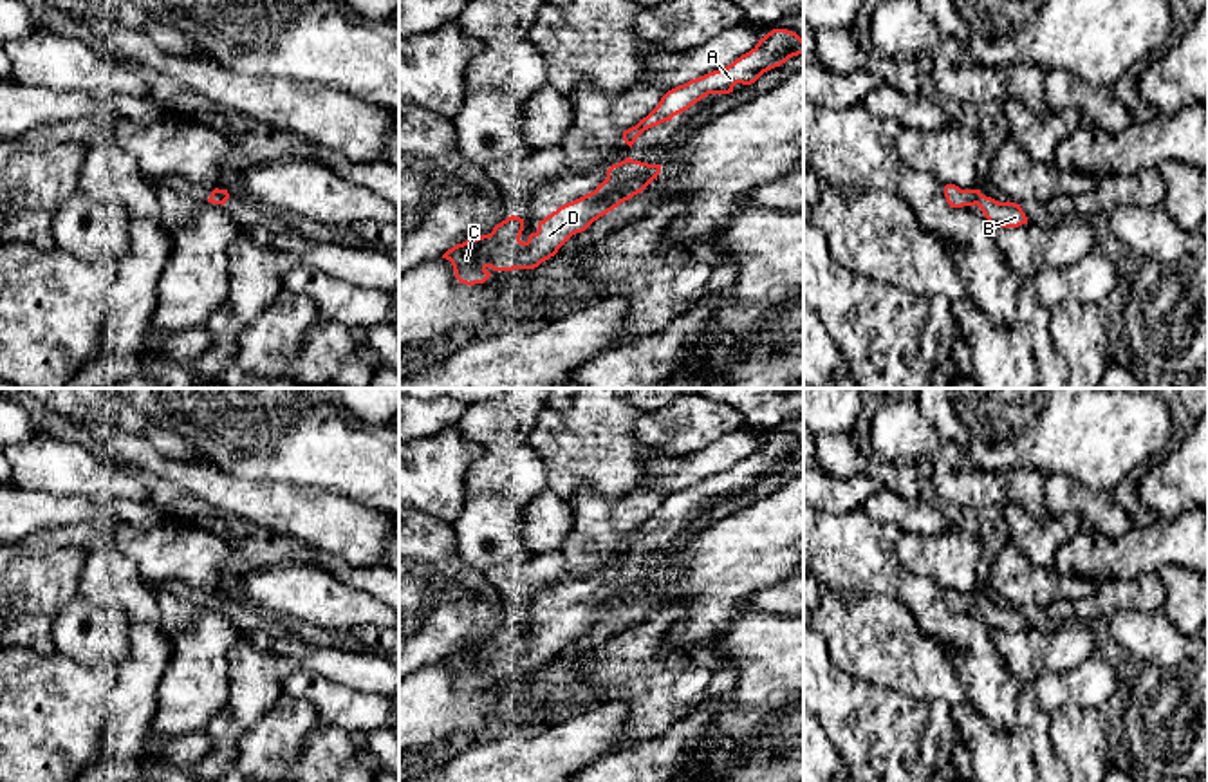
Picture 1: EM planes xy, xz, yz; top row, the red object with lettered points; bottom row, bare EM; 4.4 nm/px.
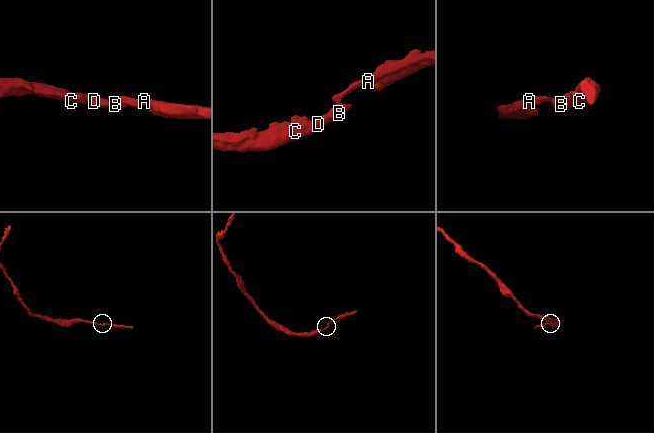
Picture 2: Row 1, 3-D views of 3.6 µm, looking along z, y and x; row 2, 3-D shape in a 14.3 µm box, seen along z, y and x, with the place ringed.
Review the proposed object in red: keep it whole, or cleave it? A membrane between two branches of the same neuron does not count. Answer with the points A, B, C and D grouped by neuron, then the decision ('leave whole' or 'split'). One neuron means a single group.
A B C D | leave whole

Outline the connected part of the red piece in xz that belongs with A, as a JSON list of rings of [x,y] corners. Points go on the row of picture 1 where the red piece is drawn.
[[[773,29],[728,67],[668,90],[646,117],[623,132],[623,141],[632,148],[645,130],[672,121],[674,116],[688,110],[708,94],[729,94],[737,83],[751,85],[764,72],[798,54],[804,54],[804,40],[793,31]]]

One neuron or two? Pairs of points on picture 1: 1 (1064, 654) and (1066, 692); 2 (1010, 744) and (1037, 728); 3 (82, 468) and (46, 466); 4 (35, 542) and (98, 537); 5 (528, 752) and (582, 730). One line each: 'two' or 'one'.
1: two
2: two
3: one
4: one
5: one

